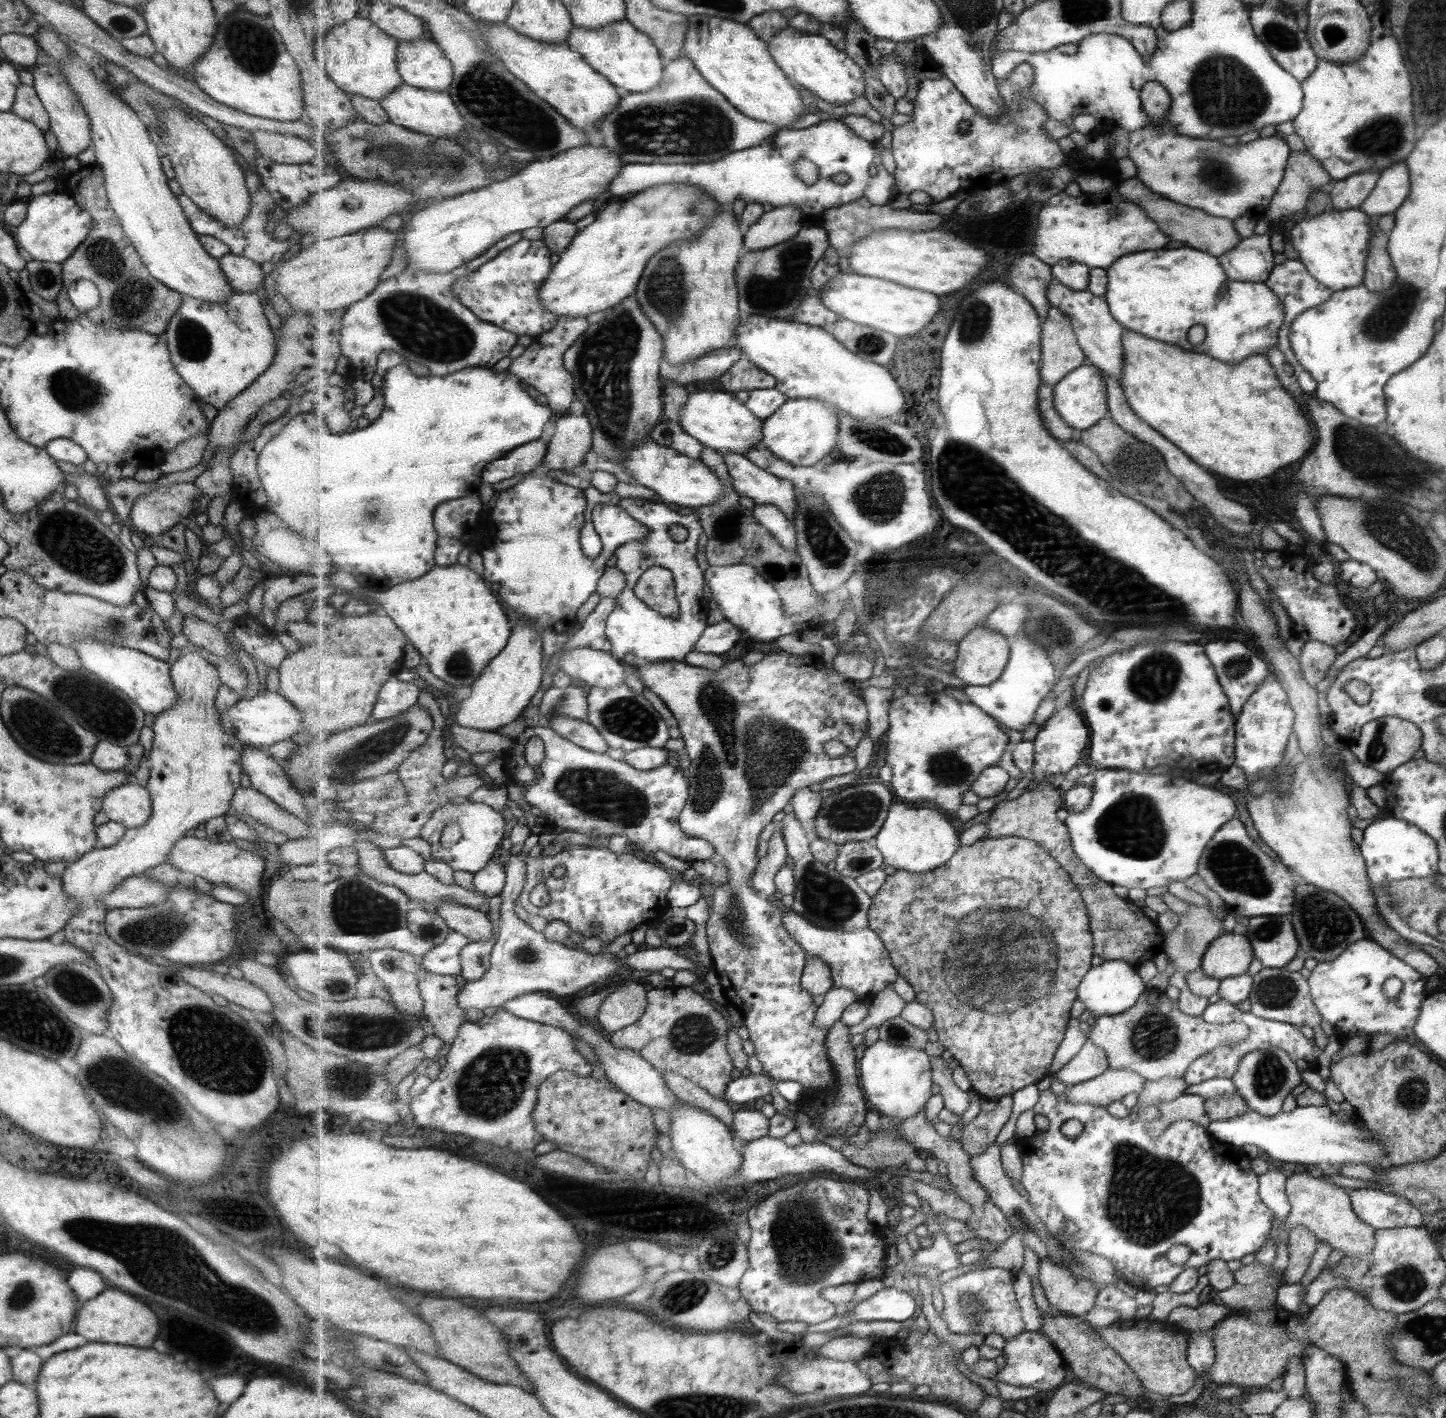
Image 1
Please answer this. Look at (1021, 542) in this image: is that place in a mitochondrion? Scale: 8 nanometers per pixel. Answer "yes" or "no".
yes

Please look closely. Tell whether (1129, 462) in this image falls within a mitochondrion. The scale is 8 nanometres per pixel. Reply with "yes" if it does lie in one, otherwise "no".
yes

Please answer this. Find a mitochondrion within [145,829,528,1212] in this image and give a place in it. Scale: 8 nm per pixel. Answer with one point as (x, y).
(214, 1054)

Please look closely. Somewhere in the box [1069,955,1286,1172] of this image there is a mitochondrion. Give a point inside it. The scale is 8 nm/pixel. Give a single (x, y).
(1155, 1036)

